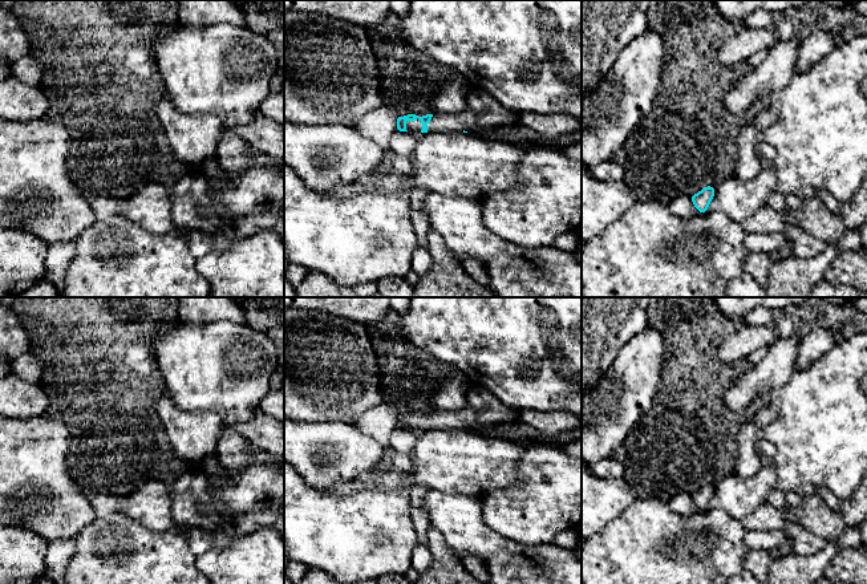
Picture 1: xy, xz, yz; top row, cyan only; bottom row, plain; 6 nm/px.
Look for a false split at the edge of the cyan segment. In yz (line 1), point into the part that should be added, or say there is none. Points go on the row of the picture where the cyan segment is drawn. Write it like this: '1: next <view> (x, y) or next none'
1: next none

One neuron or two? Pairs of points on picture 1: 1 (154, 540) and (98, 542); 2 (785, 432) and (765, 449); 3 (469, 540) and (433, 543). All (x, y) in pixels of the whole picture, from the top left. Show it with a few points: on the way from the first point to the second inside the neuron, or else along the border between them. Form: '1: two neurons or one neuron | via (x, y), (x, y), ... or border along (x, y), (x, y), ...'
1: one neuron | via (141, 542), (112, 542)
2: two neurons | border along (764, 438), (774, 446), (772, 462)
3: two neurons | border along (430, 526), (442, 536), (449, 551), (458, 560)

